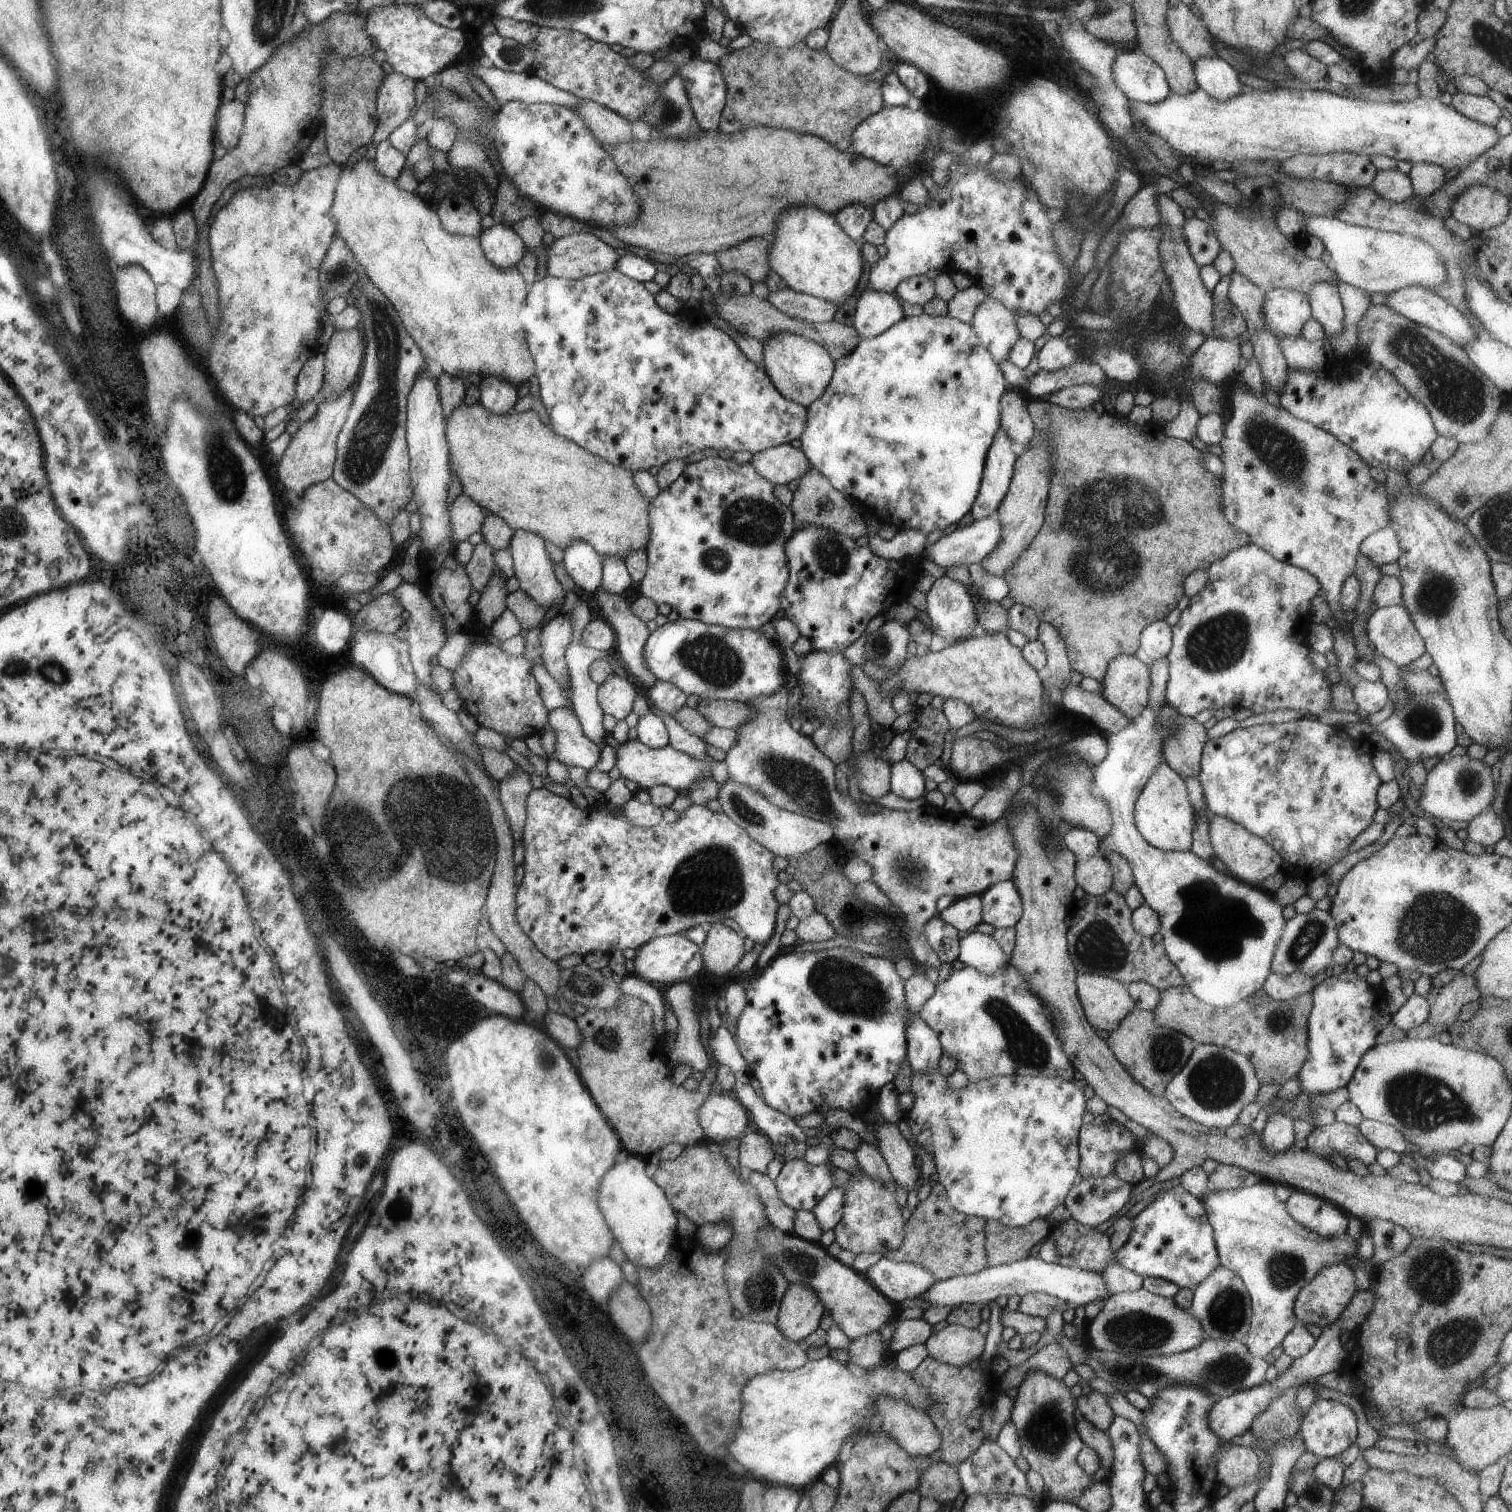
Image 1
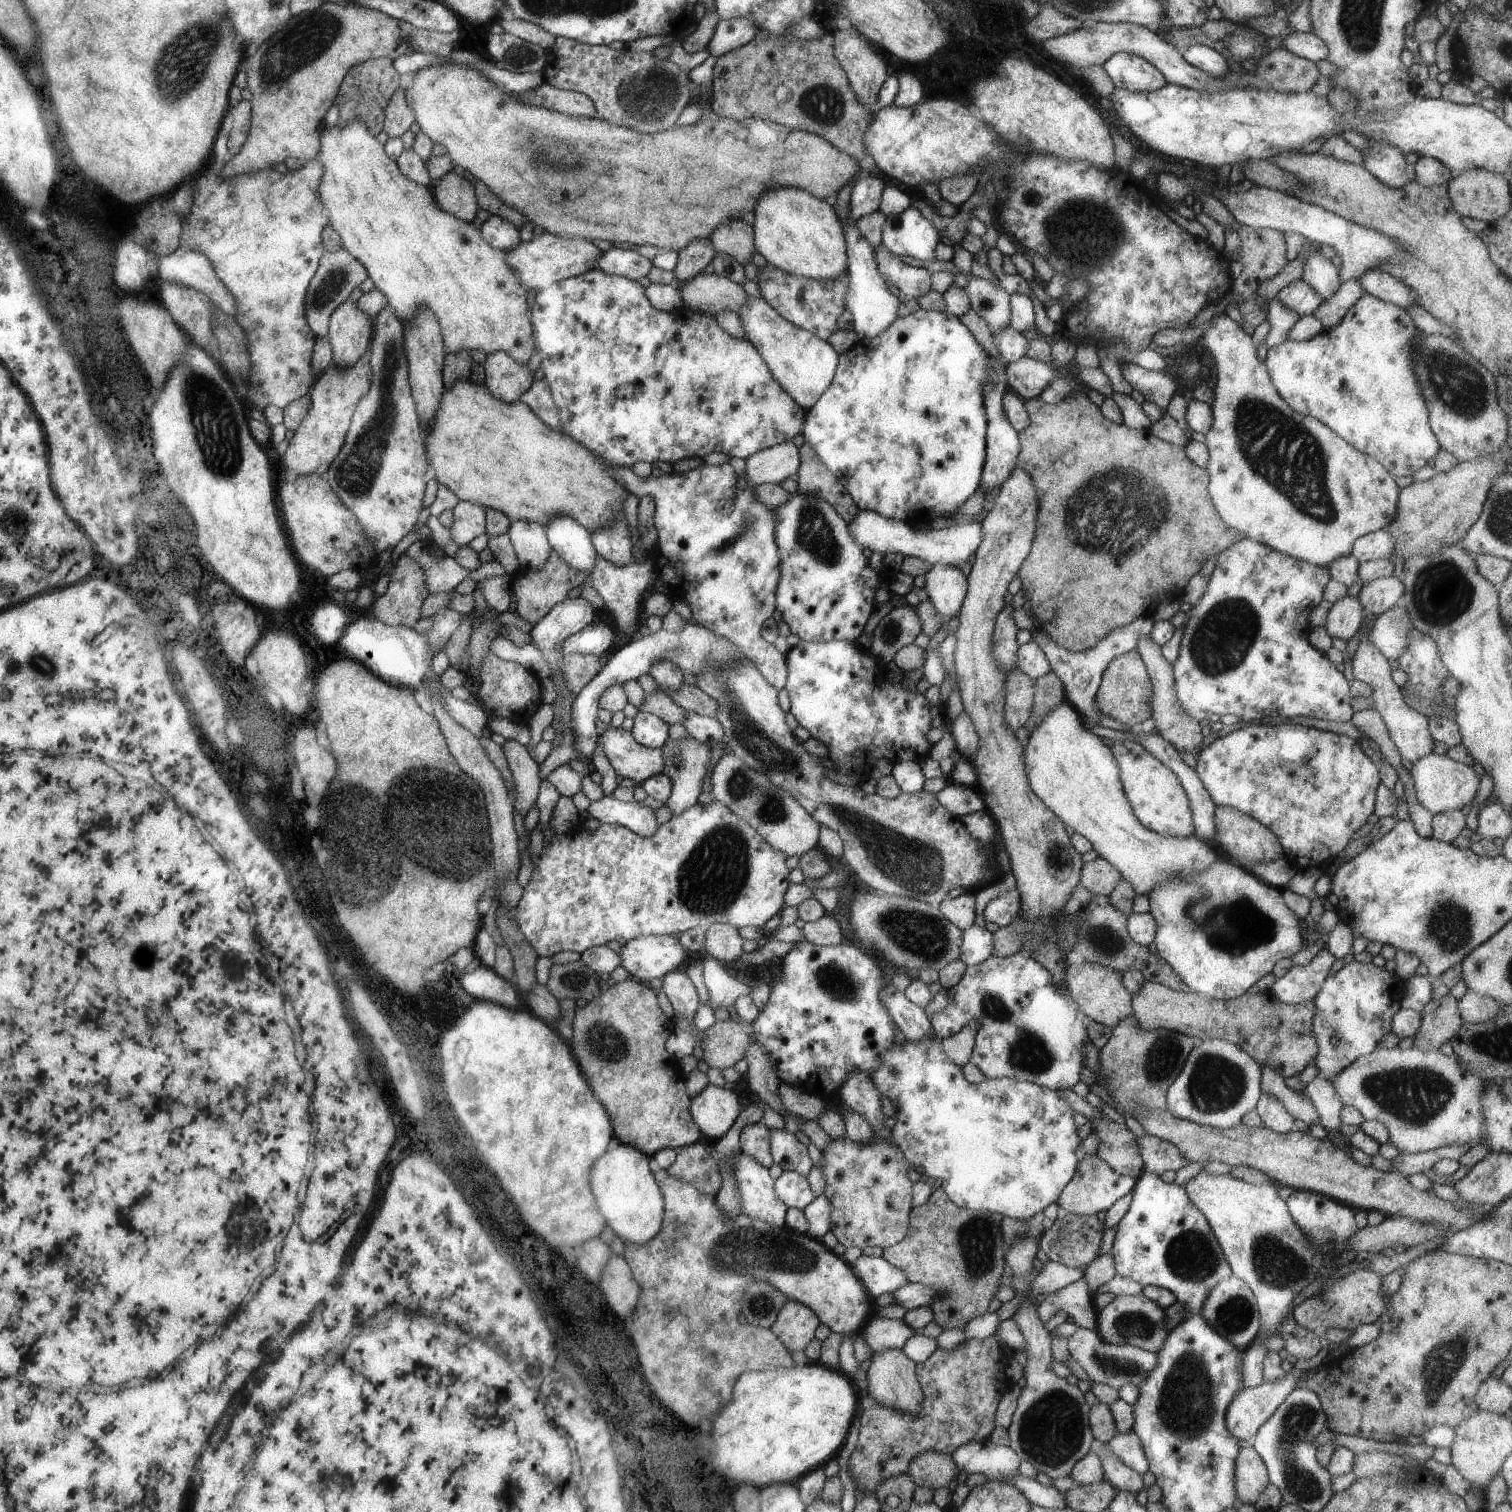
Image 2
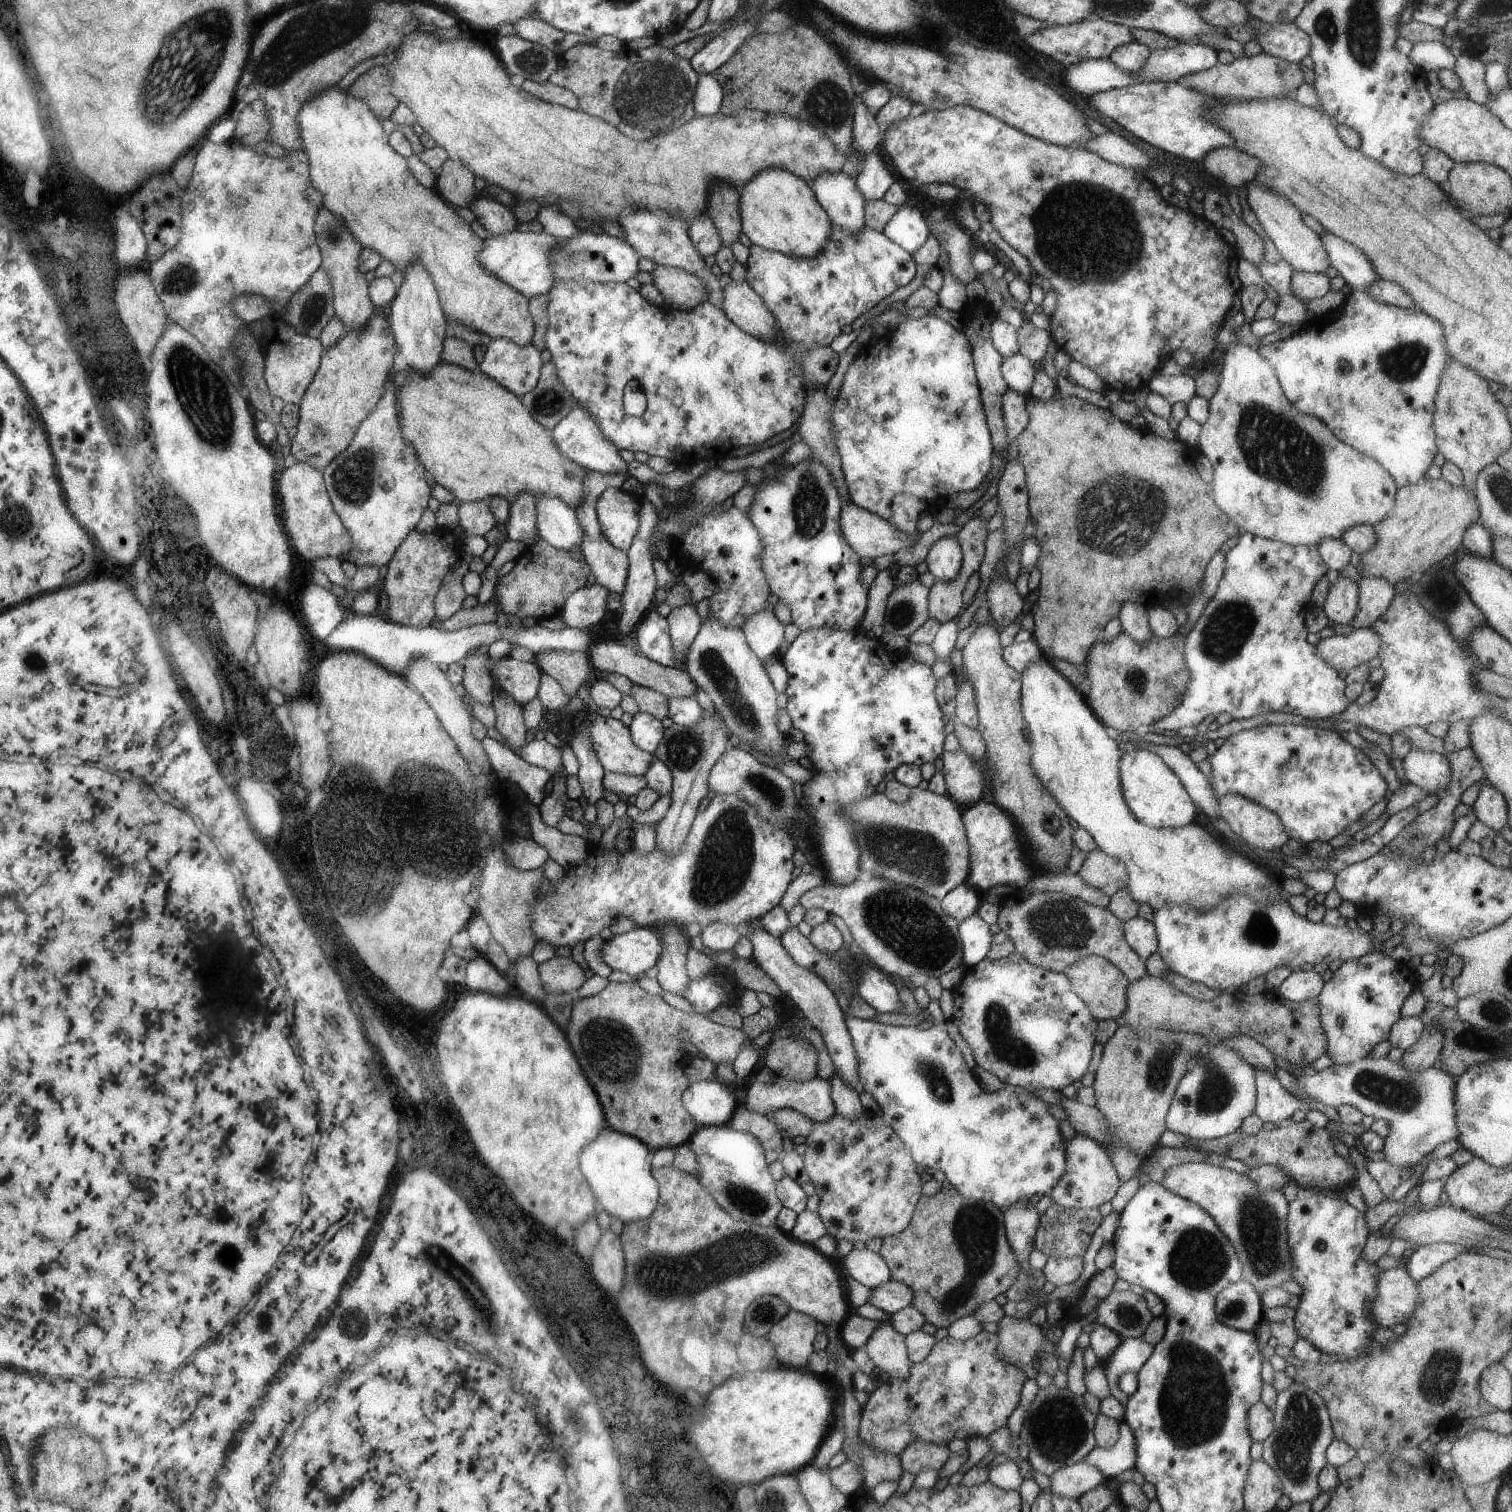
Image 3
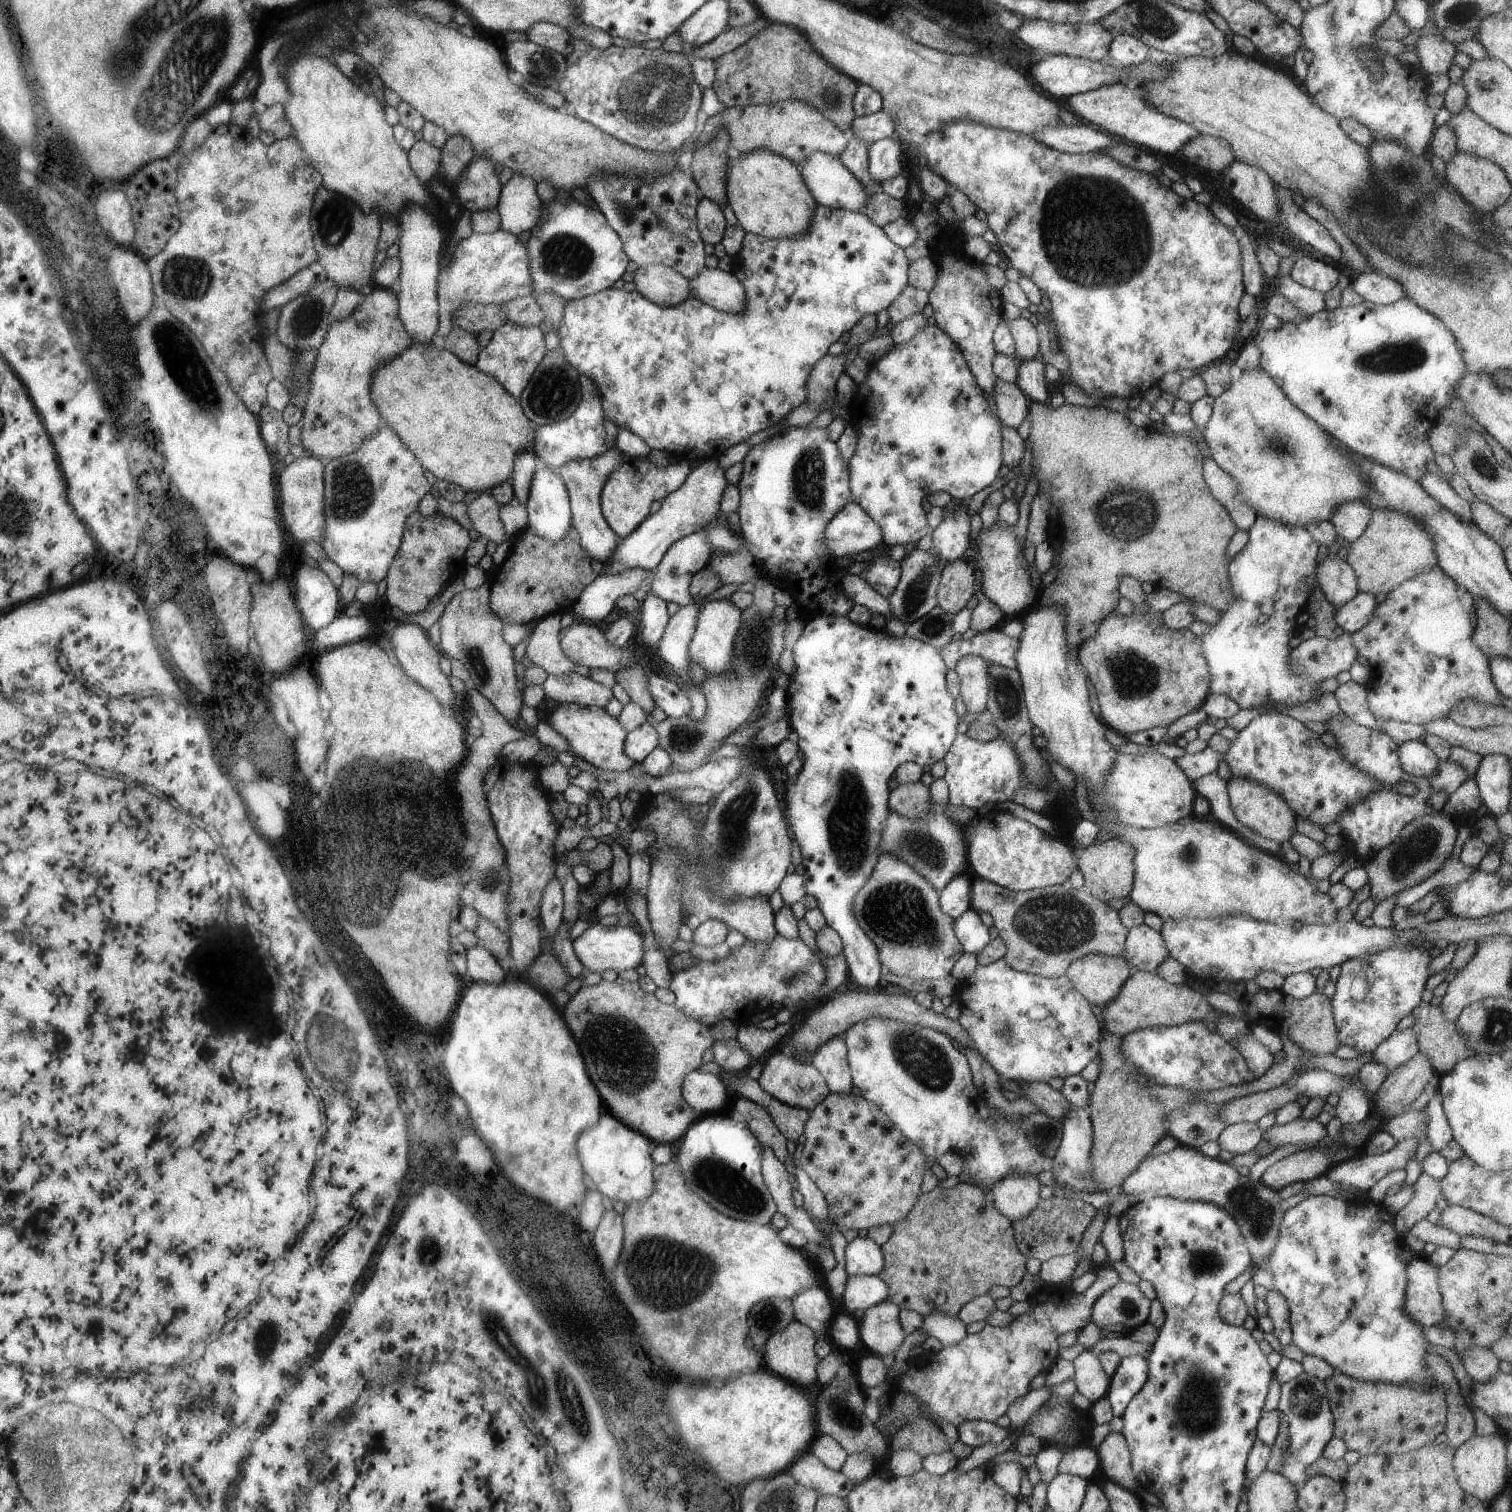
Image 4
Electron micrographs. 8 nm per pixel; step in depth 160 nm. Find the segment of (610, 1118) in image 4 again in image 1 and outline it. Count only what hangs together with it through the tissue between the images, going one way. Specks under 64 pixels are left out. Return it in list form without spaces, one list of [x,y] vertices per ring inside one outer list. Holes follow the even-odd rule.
[[[626,1154],[604,1174],[599,1184],[600,1204],[610,1204],[607,1224],[621,1244],[623,1251],[637,1267],[659,1267],[670,1253],[670,1244],[676,1234],[676,1216],[666,1192],[646,1173],[648,1159]]]

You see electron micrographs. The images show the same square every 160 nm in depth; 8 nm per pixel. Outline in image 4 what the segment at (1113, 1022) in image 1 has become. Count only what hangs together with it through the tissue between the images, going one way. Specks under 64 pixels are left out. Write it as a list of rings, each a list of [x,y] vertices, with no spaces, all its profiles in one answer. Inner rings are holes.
[[[1090,953],[1083,957],[1077,958],[1068,965],[1065,974],[1073,982],[1075,989],[1084,995],[1084,998],[1101,1008],[1110,1002],[1120,992],[1121,986],[1126,982],[1127,978],[1132,976],[1131,966],[1122,956],[1109,957],[1101,954]]]

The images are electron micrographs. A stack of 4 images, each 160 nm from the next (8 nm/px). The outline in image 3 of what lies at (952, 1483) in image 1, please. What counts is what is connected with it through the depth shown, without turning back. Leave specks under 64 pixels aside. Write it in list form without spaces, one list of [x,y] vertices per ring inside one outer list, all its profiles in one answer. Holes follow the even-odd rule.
[[[912,1439],[899,1454],[903,1470],[914,1473],[921,1470],[942,1469],[950,1456],[951,1450],[944,1443],[929,1443],[922,1439]]]

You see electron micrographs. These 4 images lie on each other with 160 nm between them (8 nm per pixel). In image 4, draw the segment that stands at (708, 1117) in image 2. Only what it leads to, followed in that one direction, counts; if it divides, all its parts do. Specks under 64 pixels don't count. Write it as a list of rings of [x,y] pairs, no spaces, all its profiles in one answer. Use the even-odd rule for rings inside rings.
[[[696,1069],[683,1081],[683,1097],[702,1115],[722,1112],[726,1102],[726,1086],[719,1075]]]

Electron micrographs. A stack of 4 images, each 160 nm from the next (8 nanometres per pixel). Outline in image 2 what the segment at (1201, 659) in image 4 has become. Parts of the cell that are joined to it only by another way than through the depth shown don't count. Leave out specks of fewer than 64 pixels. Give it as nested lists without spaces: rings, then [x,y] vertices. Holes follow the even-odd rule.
[[[1128,651],[1114,658],[1104,670],[1097,690],[1096,704],[1102,714],[1126,724],[1127,727],[1137,728],[1141,722],[1153,716],[1152,695],[1153,684],[1142,657],[1136,651]]]

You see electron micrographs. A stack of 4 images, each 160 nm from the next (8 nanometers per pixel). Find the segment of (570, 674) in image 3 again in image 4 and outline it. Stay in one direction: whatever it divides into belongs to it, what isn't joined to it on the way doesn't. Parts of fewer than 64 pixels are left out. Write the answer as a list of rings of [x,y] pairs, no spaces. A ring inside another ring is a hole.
[[[560,613],[549,614],[534,624],[525,654],[534,665],[544,667],[550,675],[565,675],[573,671],[575,664],[562,650],[559,628]]]

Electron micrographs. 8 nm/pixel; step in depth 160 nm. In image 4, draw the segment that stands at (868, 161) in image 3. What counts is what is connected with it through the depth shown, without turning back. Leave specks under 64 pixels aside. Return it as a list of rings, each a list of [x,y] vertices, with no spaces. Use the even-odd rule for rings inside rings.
[[[886,137],[869,144],[869,171],[872,178],[881,184],[902,172],[903,141]]]

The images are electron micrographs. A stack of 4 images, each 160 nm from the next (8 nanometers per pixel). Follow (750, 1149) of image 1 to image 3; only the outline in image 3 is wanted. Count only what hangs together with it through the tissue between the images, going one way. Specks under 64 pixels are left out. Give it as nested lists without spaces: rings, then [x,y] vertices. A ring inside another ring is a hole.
[[[743,1105],[736,1110],[728,1124],[736,1130],[753,1134],[764,1147],[769,1164],[782,1156],[785,1138],[782,1137],[779,1126],[769,1116]]]

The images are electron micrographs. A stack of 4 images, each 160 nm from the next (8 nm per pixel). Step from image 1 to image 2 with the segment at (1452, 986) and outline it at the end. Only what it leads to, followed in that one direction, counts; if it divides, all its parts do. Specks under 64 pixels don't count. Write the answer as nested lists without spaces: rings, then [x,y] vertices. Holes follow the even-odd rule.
[[[1450,992],[1440,1000],[1432,999],[1421,1012],[1421,1025],[1413,1038],[1413,1047],[1421,1051],[1438,1051],[1460,1027],[1458,1001]]]

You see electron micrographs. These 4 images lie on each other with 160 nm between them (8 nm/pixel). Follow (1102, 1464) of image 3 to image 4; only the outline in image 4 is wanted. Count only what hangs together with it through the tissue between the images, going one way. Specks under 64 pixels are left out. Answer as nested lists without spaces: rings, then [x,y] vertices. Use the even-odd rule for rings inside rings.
[[[1088,1444],[1070,1447],[1058,1465],[1060,1474],[1093,1480],[1099,1473],[1097,1451]]]

